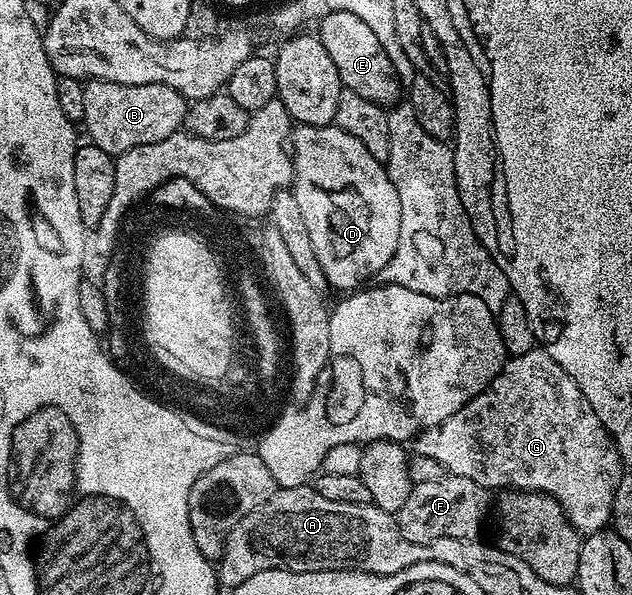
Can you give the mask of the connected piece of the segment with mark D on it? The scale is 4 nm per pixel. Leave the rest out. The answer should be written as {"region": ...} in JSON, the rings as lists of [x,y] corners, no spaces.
{"region":[[[334,123],[331,125],[296,125],[292,131],[290,152],[292,154],[292,183],[290,188],[293,195],[298,199],[298,208],[302,211],[306,231],[310,234],[310,244],[314,247],[314,255],[318,257],[318,267],[322,267],[322,275],[333,290],[335,288],[344,289],[340,291],[359,290],[365,283],[373,280],[371,277],[375,273],[383,274],[387,270],[390,259],[398,247],[398,231],[402,227],[402,203],[398,203],[398,191],[394,191],[394,183],[390,179],[385,162],[374,159],[374,155],[370,155],[370,151],[366,151],[366,147],[362,147],[362,143],[358,143],[358,139],[354,139],[354,135],[346,135],[346,131],[342,131]]]}

